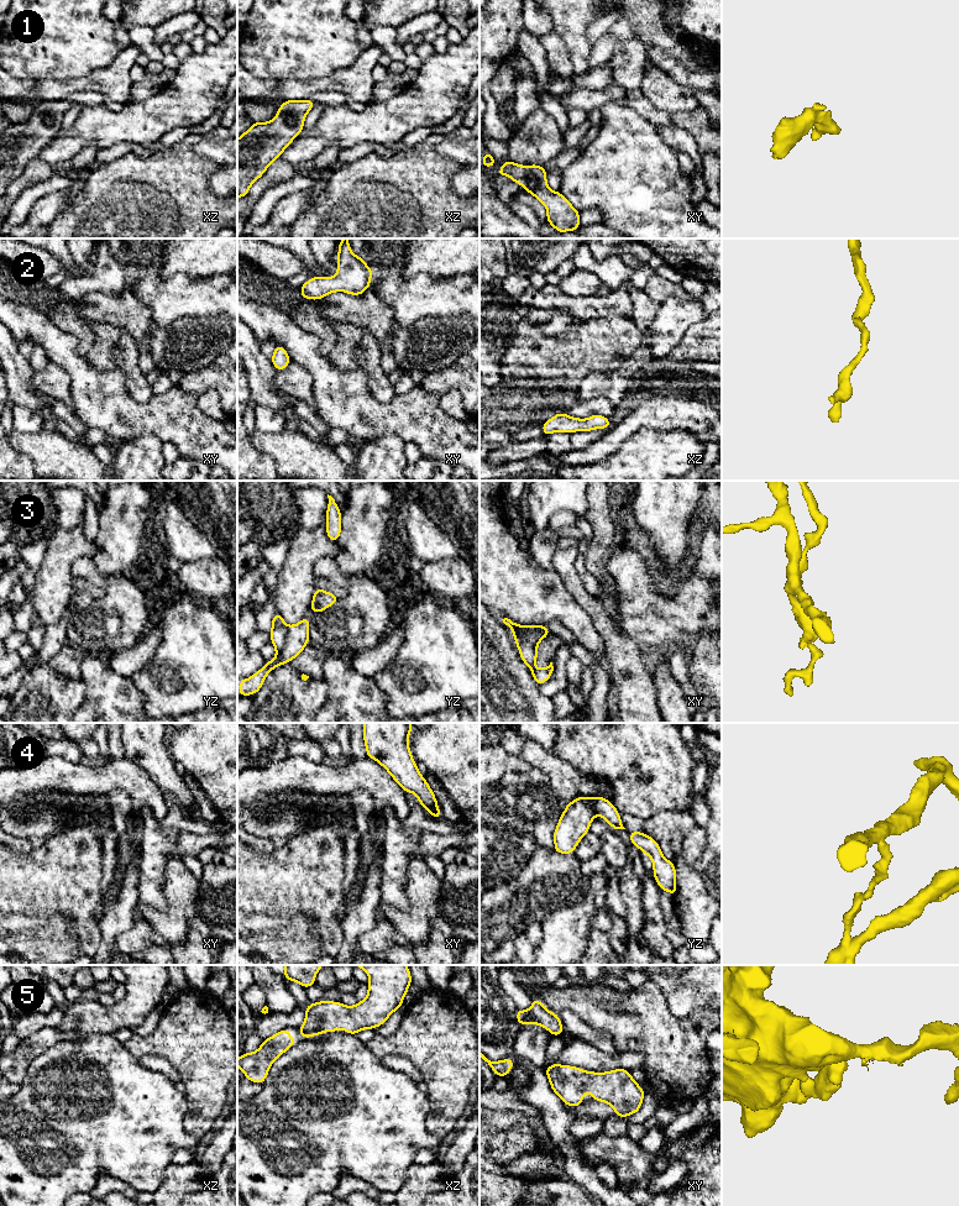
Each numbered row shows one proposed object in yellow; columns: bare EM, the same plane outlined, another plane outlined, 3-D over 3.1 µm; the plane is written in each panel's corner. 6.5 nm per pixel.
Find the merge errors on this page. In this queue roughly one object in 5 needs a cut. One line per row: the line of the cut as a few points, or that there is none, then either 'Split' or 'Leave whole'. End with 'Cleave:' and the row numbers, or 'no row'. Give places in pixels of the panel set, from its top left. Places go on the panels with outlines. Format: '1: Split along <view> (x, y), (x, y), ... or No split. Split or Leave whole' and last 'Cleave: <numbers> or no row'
1: No split. Leave whole
2: No split. Leave whole
3: Split along yz (288, 627), (286, 643), (277, 654). Split
4: Split along yz (596, 798), (595, 813). Split
5: No split. Leave whole
Cleave: 3, 4

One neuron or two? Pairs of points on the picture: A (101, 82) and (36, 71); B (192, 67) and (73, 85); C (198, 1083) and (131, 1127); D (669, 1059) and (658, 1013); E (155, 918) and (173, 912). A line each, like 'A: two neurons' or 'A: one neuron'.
A: two neurons
B: two neurons
C: two neurons
D: one neuron
E: one neuron

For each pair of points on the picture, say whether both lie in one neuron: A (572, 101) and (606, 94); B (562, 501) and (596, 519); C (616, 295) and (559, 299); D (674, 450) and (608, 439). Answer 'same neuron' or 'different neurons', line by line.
A: same neuron
B: different neurons
C: same neuron
D: different neurons

